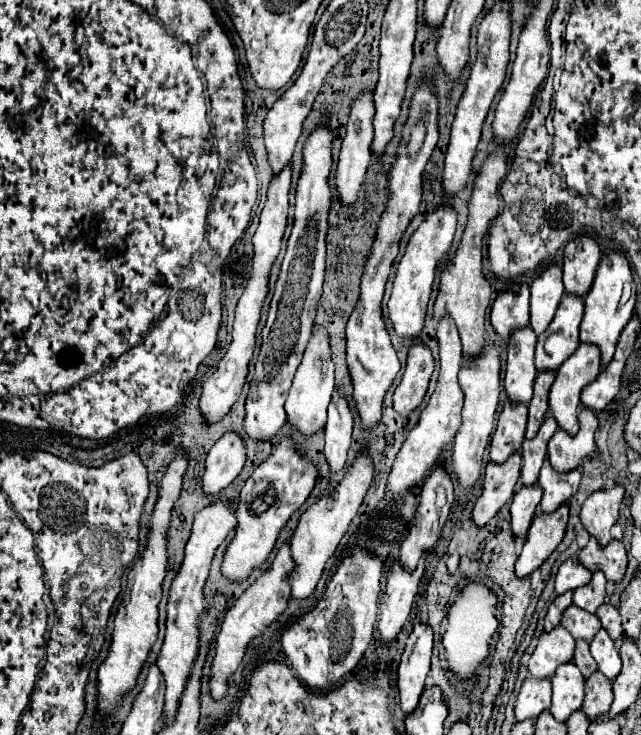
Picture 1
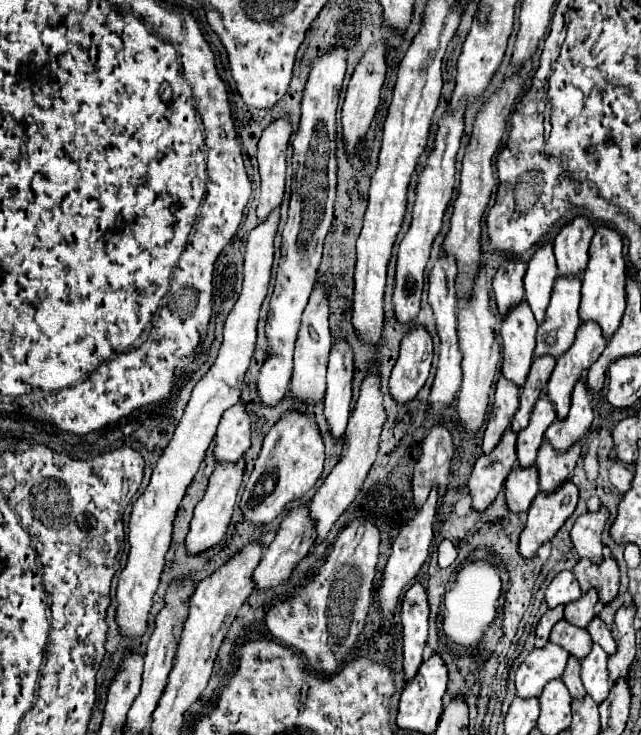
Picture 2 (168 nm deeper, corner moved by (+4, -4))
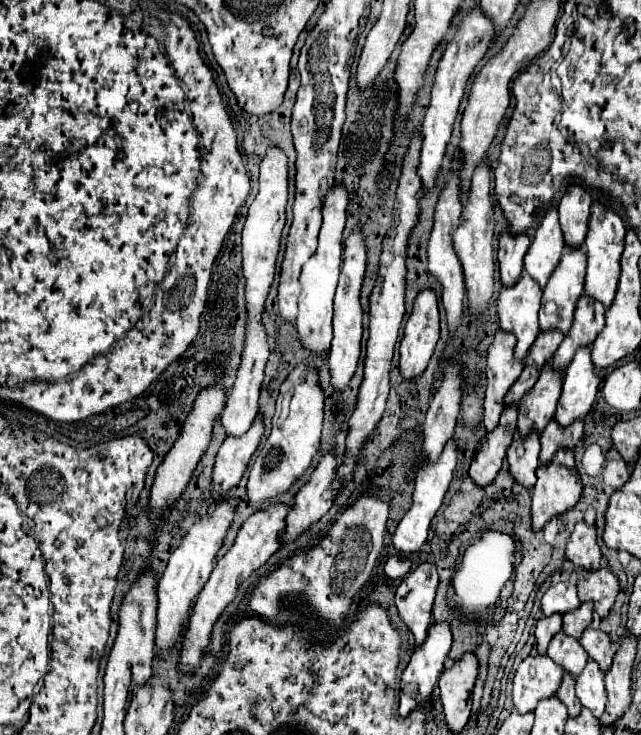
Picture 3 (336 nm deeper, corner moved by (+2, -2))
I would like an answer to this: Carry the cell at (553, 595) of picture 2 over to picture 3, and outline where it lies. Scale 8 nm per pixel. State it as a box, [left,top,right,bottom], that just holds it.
[542,582,580,616]

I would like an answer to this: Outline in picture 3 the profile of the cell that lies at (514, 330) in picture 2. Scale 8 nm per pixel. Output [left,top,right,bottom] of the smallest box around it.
[498,272,542,360]

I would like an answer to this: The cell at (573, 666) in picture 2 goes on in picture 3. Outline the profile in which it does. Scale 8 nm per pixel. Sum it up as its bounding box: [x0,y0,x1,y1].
[556,672,582,716]

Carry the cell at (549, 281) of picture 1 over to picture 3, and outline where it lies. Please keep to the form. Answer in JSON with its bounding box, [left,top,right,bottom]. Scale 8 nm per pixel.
[524,208,564,288]

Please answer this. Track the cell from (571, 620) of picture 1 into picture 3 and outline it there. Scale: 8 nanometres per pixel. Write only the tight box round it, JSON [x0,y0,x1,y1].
[548,632,588,676]

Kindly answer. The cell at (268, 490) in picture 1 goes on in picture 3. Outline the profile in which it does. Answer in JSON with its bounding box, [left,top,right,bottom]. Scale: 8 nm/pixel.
[246,364,324,504]

